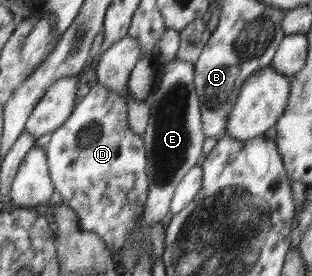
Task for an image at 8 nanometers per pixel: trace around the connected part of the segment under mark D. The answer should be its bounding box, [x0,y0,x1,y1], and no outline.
[45,81,149,253]

